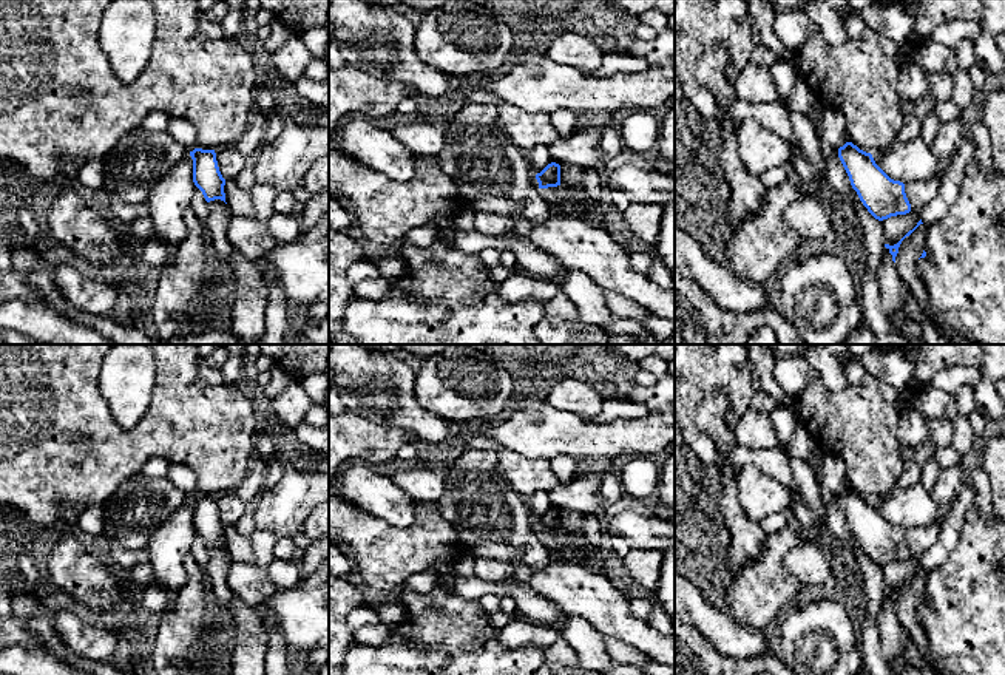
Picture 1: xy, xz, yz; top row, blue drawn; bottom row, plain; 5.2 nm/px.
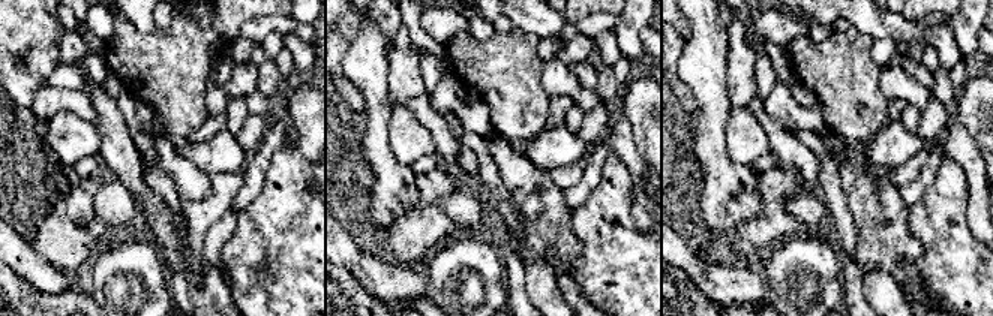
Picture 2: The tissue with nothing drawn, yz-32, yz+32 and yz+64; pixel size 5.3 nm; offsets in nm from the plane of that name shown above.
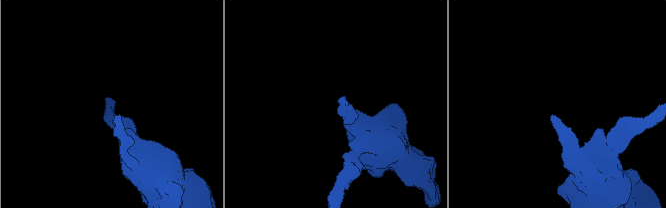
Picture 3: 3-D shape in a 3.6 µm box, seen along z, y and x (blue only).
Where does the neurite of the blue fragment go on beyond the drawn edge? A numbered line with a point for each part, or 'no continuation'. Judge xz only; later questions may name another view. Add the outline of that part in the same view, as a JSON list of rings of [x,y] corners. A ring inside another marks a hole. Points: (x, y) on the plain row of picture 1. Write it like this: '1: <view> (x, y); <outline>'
no continuation

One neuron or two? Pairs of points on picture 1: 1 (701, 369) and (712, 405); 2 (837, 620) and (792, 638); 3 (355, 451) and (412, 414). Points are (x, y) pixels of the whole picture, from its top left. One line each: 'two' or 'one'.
1: two
2: one
3: two

